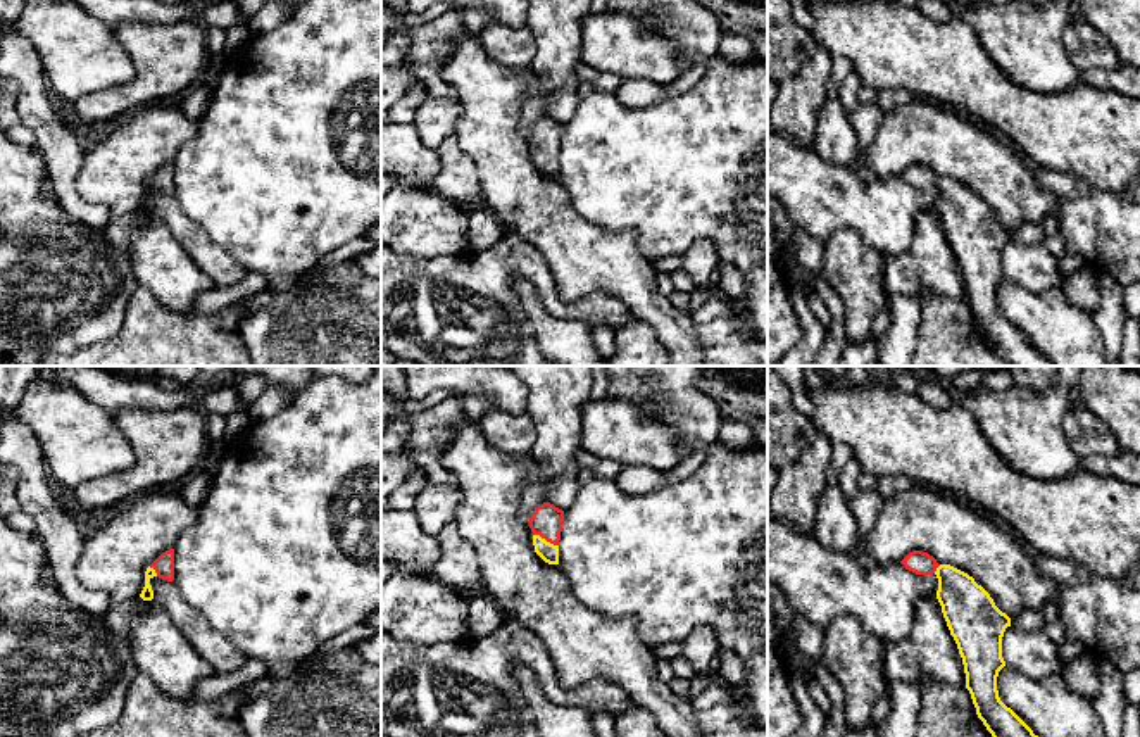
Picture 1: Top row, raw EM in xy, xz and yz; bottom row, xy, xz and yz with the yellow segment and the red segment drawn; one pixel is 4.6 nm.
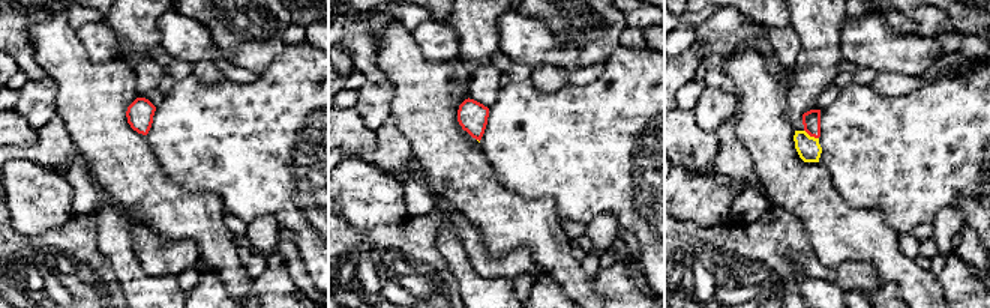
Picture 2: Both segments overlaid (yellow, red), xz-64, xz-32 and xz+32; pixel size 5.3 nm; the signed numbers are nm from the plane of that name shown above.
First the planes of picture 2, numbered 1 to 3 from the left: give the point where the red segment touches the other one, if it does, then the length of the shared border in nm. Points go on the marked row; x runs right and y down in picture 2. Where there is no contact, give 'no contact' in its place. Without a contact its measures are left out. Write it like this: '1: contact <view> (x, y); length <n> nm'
1: no contact
2: no contact
3: contact xz+32 (812, 137); length 90 nm

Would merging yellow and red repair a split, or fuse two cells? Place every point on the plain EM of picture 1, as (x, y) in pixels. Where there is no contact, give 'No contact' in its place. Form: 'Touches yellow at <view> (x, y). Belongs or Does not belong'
Touches yellow at xz (544, 152). Belongs

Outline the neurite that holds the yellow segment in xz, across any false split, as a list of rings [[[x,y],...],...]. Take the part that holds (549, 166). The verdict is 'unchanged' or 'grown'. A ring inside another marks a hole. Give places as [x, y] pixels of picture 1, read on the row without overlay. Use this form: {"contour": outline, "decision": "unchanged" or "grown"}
{"contour": [[[543,116],[529,131],[535,166],[548,178],[559,178],[559,154],[564,124],[550,116]]], "decision": "grown"}

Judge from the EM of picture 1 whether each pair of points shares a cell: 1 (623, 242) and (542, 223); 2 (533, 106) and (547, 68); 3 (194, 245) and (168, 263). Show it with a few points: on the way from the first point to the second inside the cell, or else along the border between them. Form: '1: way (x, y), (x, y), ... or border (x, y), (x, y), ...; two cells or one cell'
1: way (602, 242), (570, 242), (563, 235); one cell
2: way (540, 97), (547, 85), (547, 76); one cell
3: border (159, 220), (211, 282); two cells

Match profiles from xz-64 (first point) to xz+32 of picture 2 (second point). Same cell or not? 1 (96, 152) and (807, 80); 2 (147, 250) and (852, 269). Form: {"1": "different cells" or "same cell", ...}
{"1": "different cells", "2": "same cell"}

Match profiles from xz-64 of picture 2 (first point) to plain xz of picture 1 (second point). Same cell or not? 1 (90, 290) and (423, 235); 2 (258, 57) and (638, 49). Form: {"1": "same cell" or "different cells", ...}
{"1": "different cells", "2": "different cells"}

